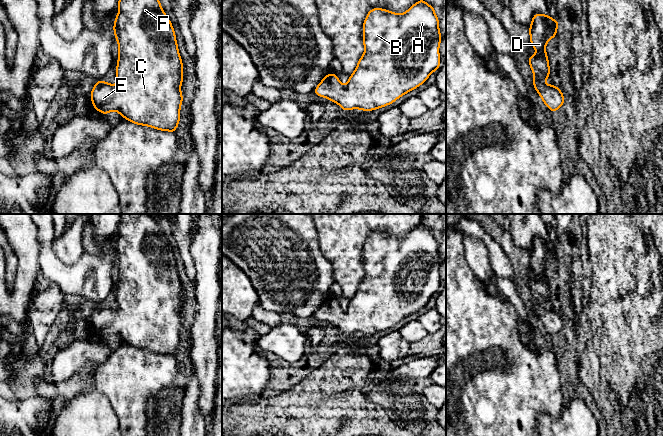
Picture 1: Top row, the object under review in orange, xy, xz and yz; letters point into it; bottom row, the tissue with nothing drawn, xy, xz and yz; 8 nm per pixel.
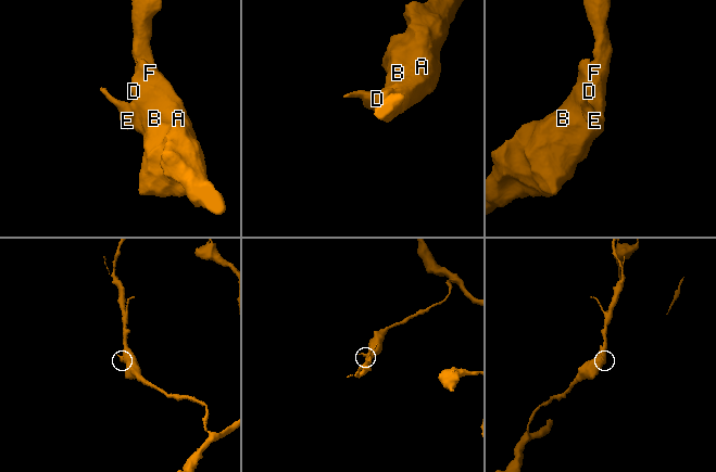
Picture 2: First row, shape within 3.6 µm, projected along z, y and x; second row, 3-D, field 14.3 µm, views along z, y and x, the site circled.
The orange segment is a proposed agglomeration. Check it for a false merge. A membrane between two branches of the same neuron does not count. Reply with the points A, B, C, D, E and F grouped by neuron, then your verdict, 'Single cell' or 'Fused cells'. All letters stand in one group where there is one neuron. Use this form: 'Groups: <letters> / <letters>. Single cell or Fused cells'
Groups: A B C D E F. Single cell

